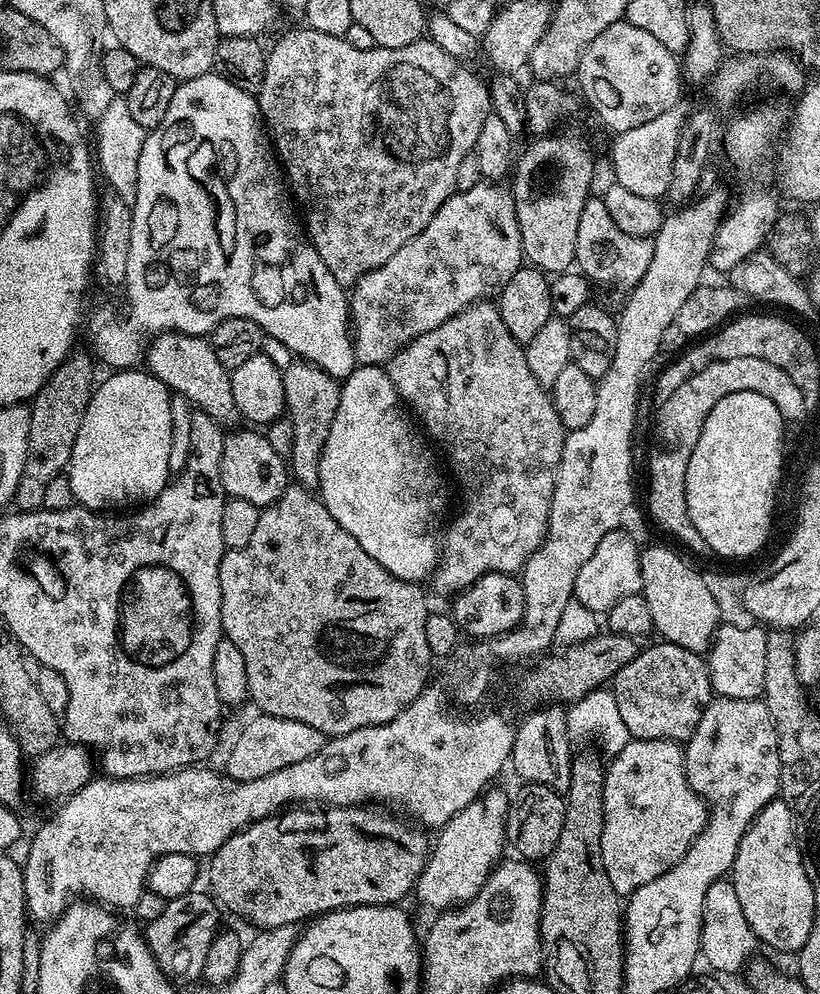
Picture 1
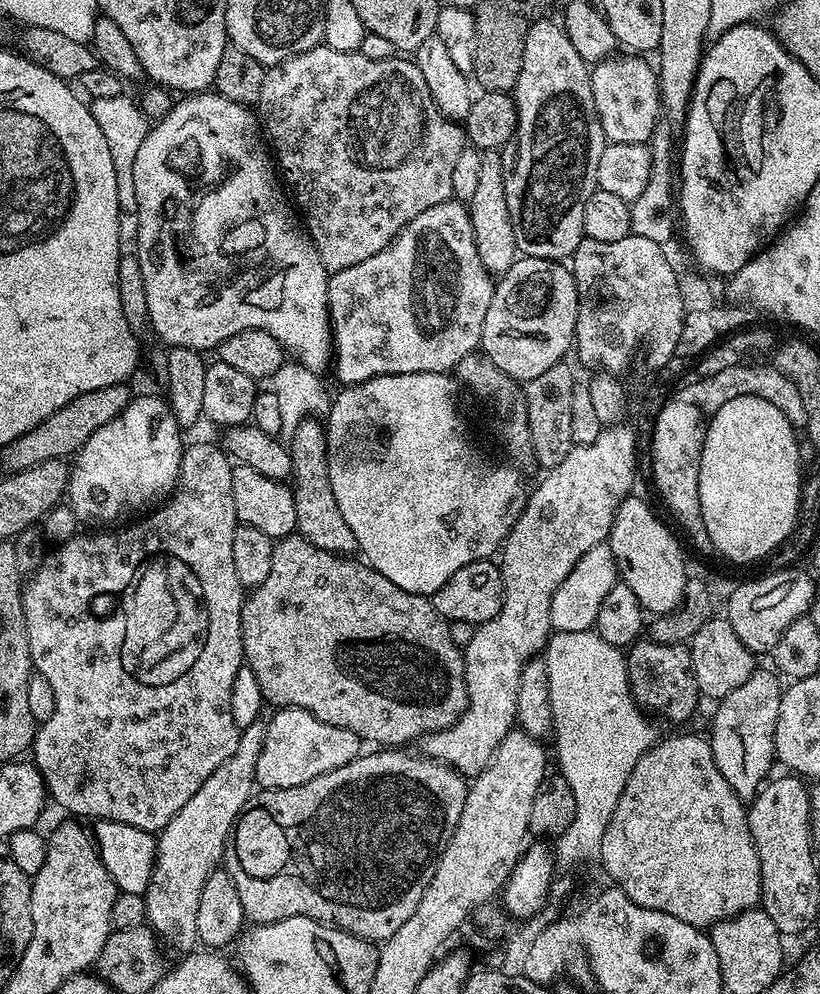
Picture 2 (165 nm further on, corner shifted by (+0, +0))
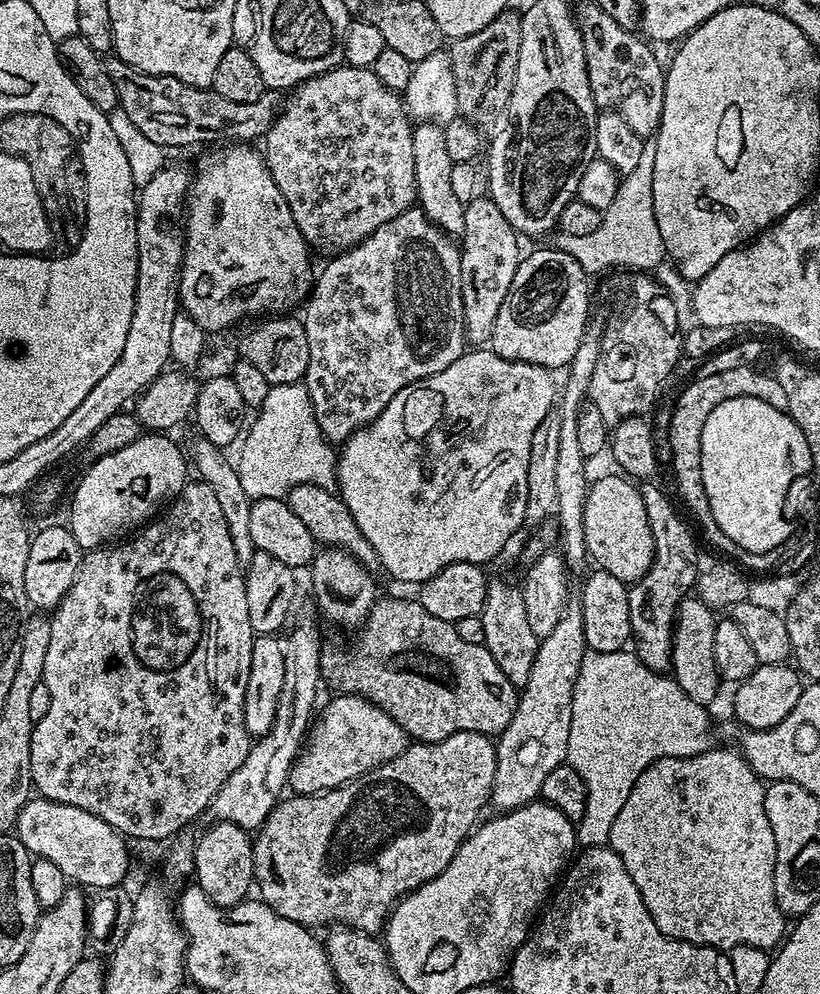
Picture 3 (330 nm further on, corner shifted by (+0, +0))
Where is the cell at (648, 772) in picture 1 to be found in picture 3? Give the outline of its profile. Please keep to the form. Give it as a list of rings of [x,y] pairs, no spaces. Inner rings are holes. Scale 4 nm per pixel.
[[[713,747],[697,756],[683,756],[682,758],[662,758],[655,760],[634,782],[630,790],[630,798],[622,805],[618,818],[614,818],[614,826],[610,826],[610,838],[607,847],[612,848],[622,858],[622,866],[626,866],[626,874],[634,878],[634,886],[638,886],[638,894],[642,894],[642,902],[646,902],[646,910],[654,918],[654,926],[662,930],[675,940],[701,944],[711,948],[730,950],[734,946],[758,946],[765,950],[772,950],[785,939],[786,917],[774,898],[774,866],[776,865],[776,847],[774,846],[774,830],[770,830],[770,818],[766,818],[764,805],[764,790],[766,784],[757,776],[743,755],[739,751],[731,752],[728,748]]]

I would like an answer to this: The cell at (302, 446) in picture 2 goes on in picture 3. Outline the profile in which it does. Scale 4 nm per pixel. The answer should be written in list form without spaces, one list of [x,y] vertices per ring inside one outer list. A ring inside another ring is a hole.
[[[331,546],[321,547],[317,551],[312,557],[310,571],[312,571],[312,592],[316,595],[314,604],[319,613],[340,628],[359,629],[378,599],[373,573],[346,549]]]

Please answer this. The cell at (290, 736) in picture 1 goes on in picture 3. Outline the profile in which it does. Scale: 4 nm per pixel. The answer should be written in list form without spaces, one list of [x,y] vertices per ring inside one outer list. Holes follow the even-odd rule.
[[[336,694],[336,697],[319,709],[310,735],[288,773],[288,784],[293,793],[315,796],[319,793],[349,784],[370,770],[398,758],[410,743],[408,733],[377,704],[360,696]]]

